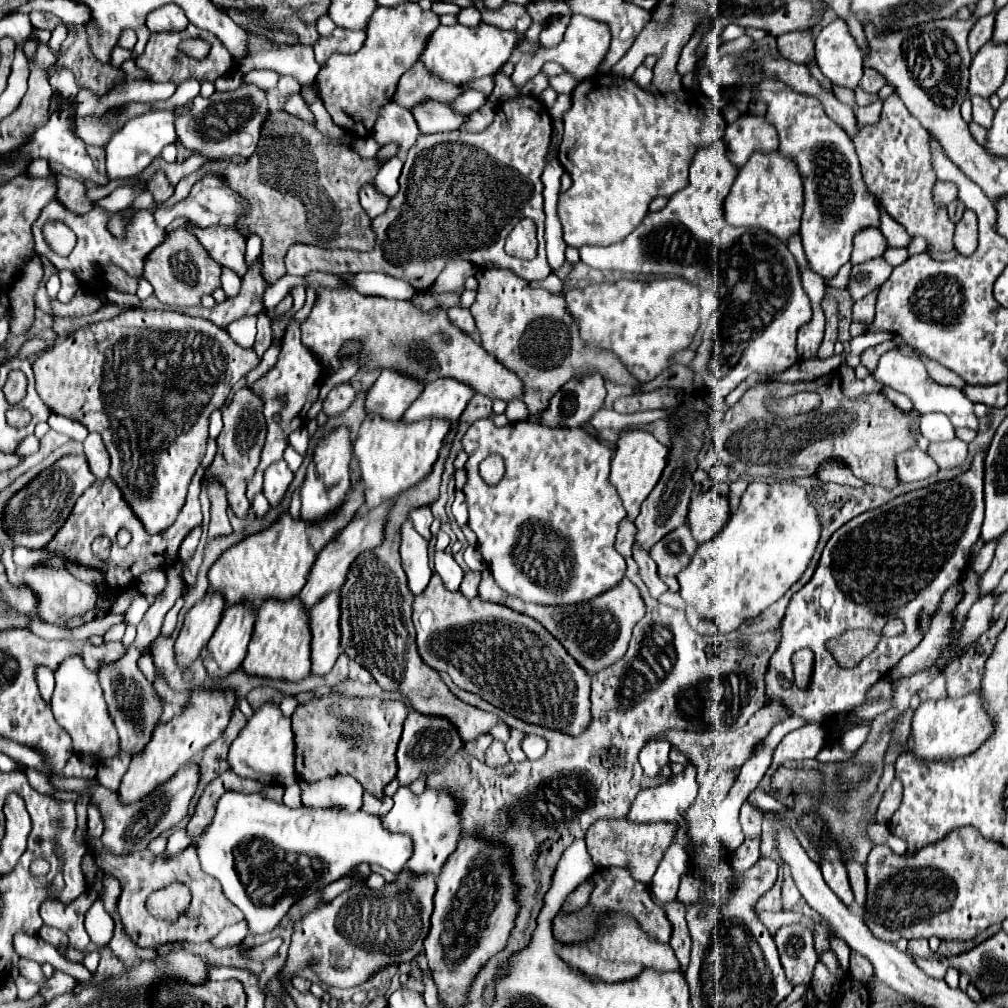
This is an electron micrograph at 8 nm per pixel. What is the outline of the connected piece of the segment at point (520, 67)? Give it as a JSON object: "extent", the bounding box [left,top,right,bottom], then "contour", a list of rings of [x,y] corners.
{"extent":[512,15,610,87],"contour":[[[572,15],[572,21],[564,33],[564,39],[556,45],[556,47],[540,47],[534,55],[522,55],[520,61],[514,65],[514,73],[512,73],[512,81],[514,85],[522,87],[528,79],[532,79],[544,63],[548,61],[556,61],[560,63],[568,73],[572,73],[578,81],[582,79],[590,79],[596,75],[596,69],[600,65],[600,61],[604,59],[606,51],[610,47],[610,27],[602,21],[594,21],[582,15]]]}

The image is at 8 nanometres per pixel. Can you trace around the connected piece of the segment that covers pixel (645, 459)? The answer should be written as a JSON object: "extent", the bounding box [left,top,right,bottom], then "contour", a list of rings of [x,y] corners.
{"extent":[610,431,668,521],"contour":[[[632,431],[624,433],[616,443],[616,453],[612,457],[612,471],[610,471],[610,483],[618,489],[618,495],[624,503],[624,509],[628,513],[628,519],[634,521],[640,513],[642,501],[650,495],[650,491],[656,487],[668,459],[668,447],[664,447],[654,435],[648,431]]]}

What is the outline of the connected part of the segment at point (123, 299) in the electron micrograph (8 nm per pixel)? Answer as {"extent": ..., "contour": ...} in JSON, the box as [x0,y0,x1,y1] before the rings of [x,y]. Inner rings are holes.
{"extent":[106,289,140,307],"contour":[[[108,289],[106,297],[110,303],[116,303],[120,307],[138,307],[138,303],[140,303],[140,299],[136,295],[128,295],[124,291],[114,291],[114,289]]]}

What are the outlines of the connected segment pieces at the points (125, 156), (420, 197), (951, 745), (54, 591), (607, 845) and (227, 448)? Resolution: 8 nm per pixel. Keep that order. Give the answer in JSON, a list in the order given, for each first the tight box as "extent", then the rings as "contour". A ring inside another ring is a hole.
[{"extent":[106,111,176,179],"contour":[[[150,111],[130,119],[122,129],[118,129],[110,143],[106,145],[106,171],[110,179],[124,179],[142,173],[166,145],[176,143],[174,133],[174,113],[172,111]]]},{"extent":[286,97,552,293],"contour":[[[520,97],[502,103],[496,109],[494,121],[480,133],[450,131],[420,135],[410,147],[404,169],[400,175],[400,191],[390,201],[386,213],[372,219],[372,231],[376,233],[376,245],[372,251],[342,251],[324,249],[316,245],[292,245],[286,255],[286,269],[302,277],[308,271],[322,273],[360,273],[378,271],[390,277],[408,281],[414,291],[424,293],[432,287],[446,261],[464,259],[482,269],[512,269],[518,277],[526,281],[546,279],[550,275],[550,265],[546,261],[546,241],[544,241],[544,185],[542,171],[546,165],[546,151],[552,137],[552,117],[542,101],[536,97]],[[530,217],[538,227],[538,255],[532,261],[522,261],[508,257],[504,251],[504,239],[514,229],[518,219]]]},{"extent":[912,693,994,759],"contour":[[[970,693],[958,699],[938,699],[924,701],[912,719],[912,737],[914,751],[920,759],[954,759],[962,755],[974,753],[990,735],[994,733],[994,721],[984,707],[984,699],[980,693]]]},{"extent":[22,567,96,625],"contour":[[[54,567],[54,569],[26,569],[22,573],[22,579],[26,585],[30,585],[38,597],[38,611],[40,616],[49,623],[65,625],[74,616],[81,616],[82,613],[90,611],[96,603],[96,589],[74,579],[66,569]]]},{"extent":[586,819,674,883],"contour":[[[598,819],[586,831],[588,853],[596,867],[624,867],[642,883],[650,883],[652,875],[674,837],[672,823],[628,823],[628,819]]]},{"extent":[208,387,266,519],"contour":[[[242,387],[240,391],[234,393],[232,401],[222,407],[222,421],[224,421],[224,427],[216,439],[218,451],[216,451],[214,463],[210,465],[208,471],[212,475],[216,475],[226,485],[228,503],[232,505],[234,513],[240,519],[246,519],[248,507],[250,507],[250,501],[246,499],[246,483],[254,475],[260,451],[264,447],[264,437],[266,437],[266,421],[262,415],[262,399],[258,399],[258,395],[254,395],[254,391],[250,391],[250,387]]]}]

